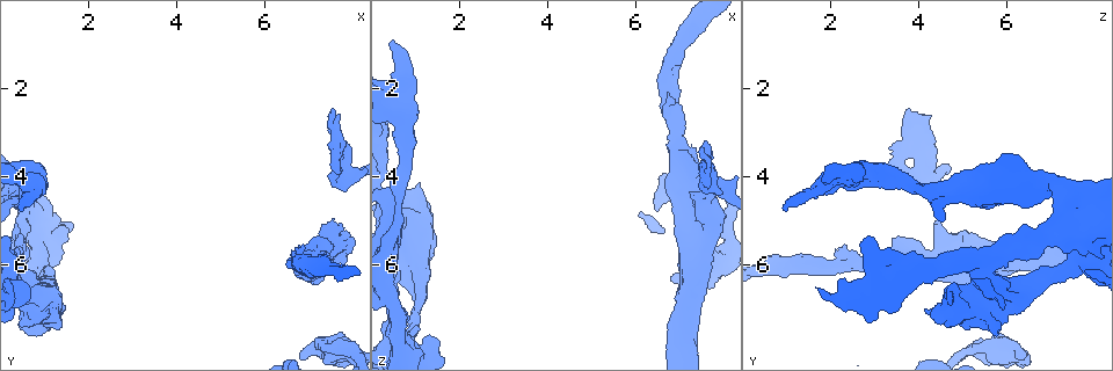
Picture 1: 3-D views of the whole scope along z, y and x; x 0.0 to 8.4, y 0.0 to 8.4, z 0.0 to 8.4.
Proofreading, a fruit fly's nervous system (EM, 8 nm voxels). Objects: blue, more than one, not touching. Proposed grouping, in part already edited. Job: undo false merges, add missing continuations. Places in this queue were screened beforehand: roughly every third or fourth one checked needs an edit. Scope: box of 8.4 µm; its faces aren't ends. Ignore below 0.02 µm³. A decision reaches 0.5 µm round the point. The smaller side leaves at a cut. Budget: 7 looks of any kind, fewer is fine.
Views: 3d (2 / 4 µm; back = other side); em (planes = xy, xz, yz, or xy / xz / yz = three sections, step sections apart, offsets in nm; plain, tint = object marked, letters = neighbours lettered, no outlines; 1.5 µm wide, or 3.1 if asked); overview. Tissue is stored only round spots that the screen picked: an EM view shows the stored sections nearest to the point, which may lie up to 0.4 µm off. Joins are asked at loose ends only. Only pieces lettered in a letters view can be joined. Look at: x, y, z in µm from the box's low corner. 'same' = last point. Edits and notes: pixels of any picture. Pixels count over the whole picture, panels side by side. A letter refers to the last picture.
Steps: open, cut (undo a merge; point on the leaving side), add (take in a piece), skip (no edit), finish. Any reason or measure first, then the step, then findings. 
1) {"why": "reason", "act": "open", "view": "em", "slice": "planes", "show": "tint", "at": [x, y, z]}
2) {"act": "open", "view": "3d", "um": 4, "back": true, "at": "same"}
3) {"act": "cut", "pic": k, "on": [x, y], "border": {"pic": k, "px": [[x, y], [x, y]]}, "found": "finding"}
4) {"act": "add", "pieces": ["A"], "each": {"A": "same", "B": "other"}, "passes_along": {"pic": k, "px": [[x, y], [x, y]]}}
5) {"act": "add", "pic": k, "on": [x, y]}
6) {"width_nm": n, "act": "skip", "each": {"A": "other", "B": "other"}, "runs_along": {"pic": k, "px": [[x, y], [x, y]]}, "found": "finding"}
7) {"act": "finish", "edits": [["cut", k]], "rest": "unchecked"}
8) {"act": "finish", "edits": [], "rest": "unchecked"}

{"why": "sudden change in width", "act": "open", "view": "em", "slice": "yz", "step": 8, "show": "tint", "at": [0.90, 5.40, 7.90]}

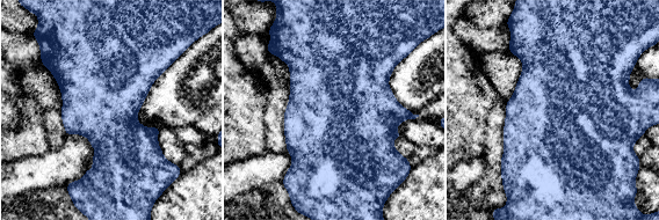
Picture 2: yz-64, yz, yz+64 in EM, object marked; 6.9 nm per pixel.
{"act": "open", "view": "em", "slice": "planes", "show": "letters", "at": "same"}

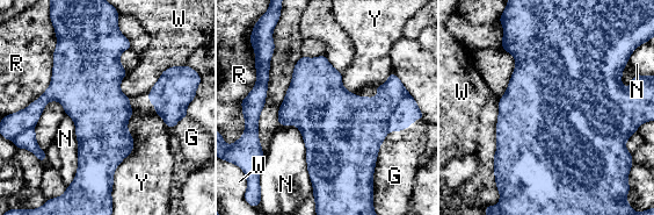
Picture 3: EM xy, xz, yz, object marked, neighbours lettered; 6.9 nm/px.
{"act": "skip", "each": {"G": "other", "N": "other", "R": "other", "W": "other", "Y": "other"}, "border": {"pic": 3, "px": [[174, 65], [166, 69], [151, 87]]}, "found": "continuous, no second neuron"}

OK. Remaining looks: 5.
{"why": "sharp bend", "act": "open", "view": "3d", "um": 4, "at": [7.50, 5.30, 4.45]}

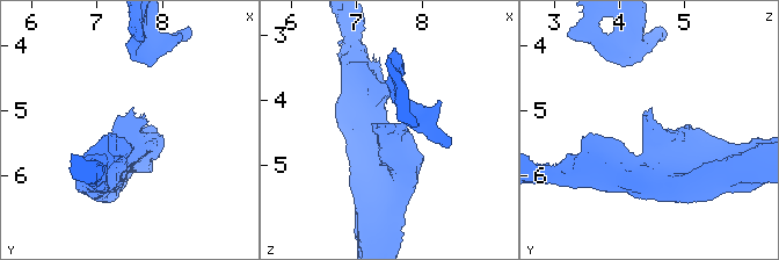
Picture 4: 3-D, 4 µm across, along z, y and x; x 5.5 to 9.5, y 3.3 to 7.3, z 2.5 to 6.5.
{"act": "open", "view": "em", "slice": "planes", "show": "tint", "at": [7.55, 5.40, 4.50]}

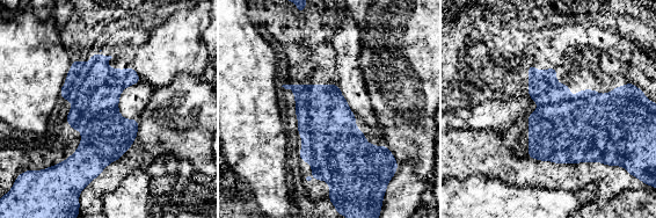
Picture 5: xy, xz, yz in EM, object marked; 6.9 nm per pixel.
{"act": "open", "view": "em", "slice": "planes", "show": "letters", "at": "same"}

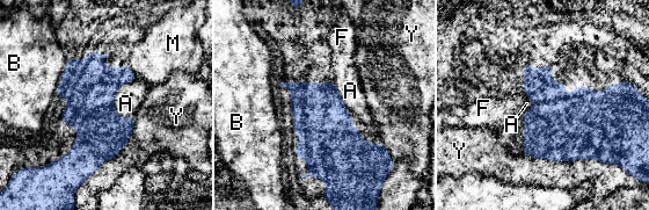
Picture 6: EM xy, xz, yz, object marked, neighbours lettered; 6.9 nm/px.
{"width_nm": 340, "act": "skip", "each": {"A": "other", "B": "other", "F": "other", "M": "other", "Y": "other"}, "found": "all the same neuron"}

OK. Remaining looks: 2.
{"why": "branch stops here", "act": "open", "view": "em", "slice": "planes", "show": "plain", "at": [7.65, 2.60, 4.25]}

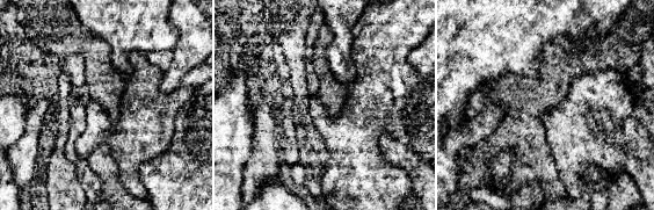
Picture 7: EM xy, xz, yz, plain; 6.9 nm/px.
{"act": "open", "view": "em", "slice": "planes", "show": "letters", "at": "same"}

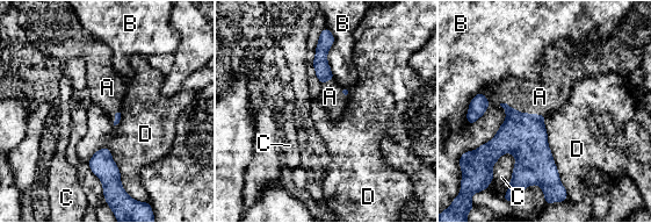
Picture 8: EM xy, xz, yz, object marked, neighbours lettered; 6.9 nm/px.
{"act": "add", "pieces": ["A"], "each": {"A": "same", "B": "other", "C": "other", "D": "other"}, "found": "the neuron continues"}

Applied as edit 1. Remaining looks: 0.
{"act": "finish", "edits": [["add", 8]], "rest": "unchecked"}

